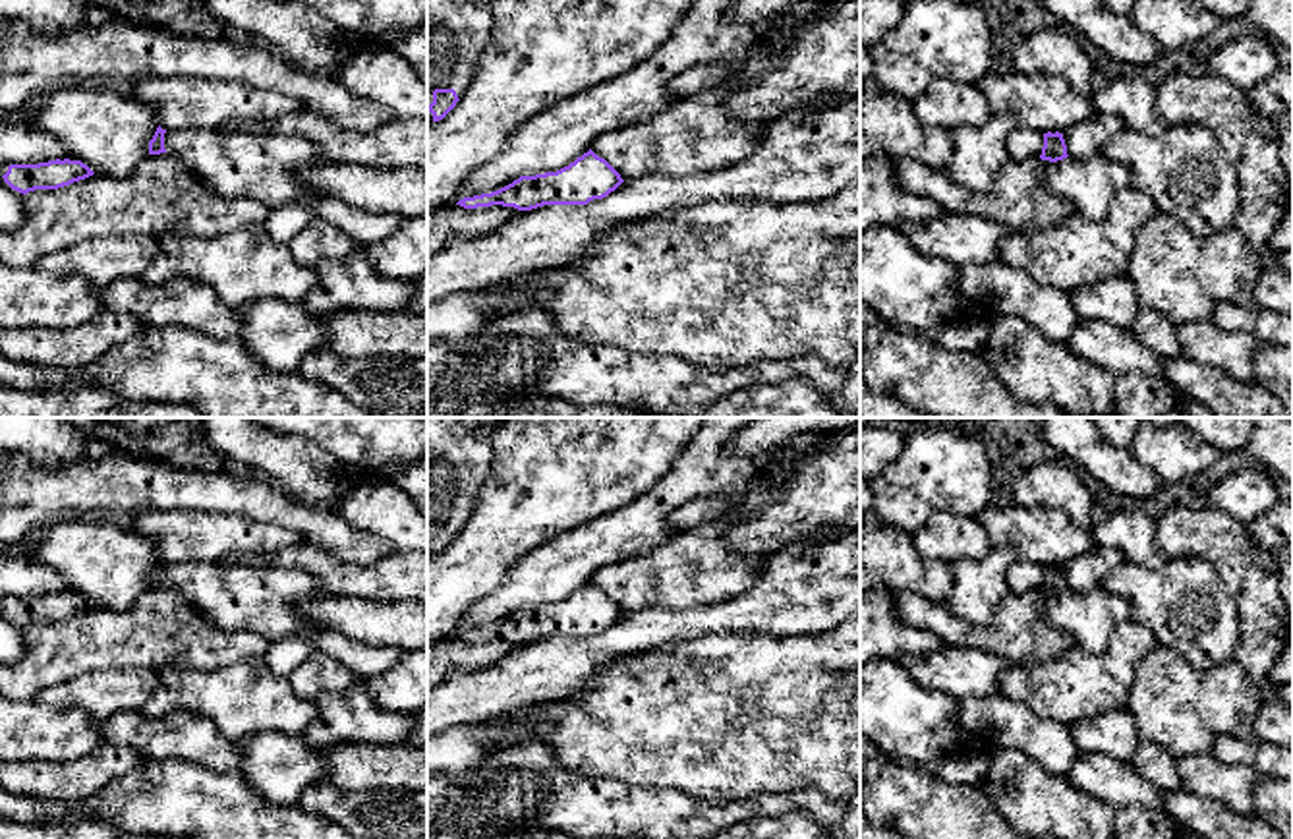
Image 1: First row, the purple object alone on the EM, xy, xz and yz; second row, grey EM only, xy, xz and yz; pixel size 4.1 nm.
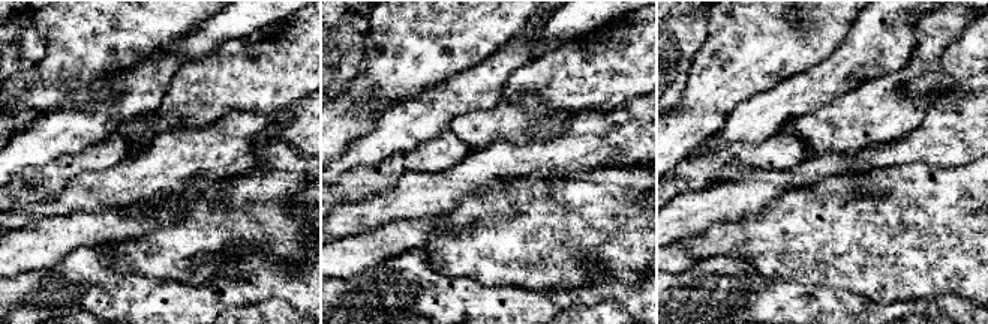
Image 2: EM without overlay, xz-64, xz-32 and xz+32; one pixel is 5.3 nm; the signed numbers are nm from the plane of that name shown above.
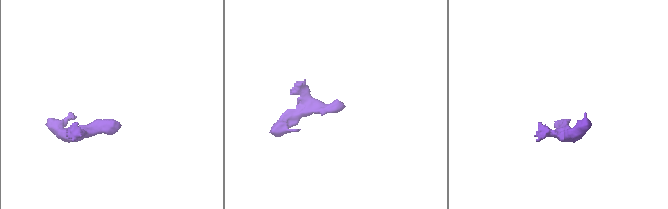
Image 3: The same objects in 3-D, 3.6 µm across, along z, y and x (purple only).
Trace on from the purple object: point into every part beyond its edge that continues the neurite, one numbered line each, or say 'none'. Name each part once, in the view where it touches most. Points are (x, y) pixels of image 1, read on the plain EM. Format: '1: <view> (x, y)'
1: xz (459, 449)
2: xz (443, 660)

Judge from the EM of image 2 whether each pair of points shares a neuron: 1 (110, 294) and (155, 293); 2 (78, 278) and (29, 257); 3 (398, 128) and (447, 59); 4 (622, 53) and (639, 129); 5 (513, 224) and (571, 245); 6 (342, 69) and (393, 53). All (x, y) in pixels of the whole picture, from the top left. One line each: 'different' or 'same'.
1: same
2: different
3: different
4: different
5: same
6: different

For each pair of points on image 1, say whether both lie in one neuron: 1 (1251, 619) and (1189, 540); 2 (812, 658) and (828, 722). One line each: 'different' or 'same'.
1: same
2: same

